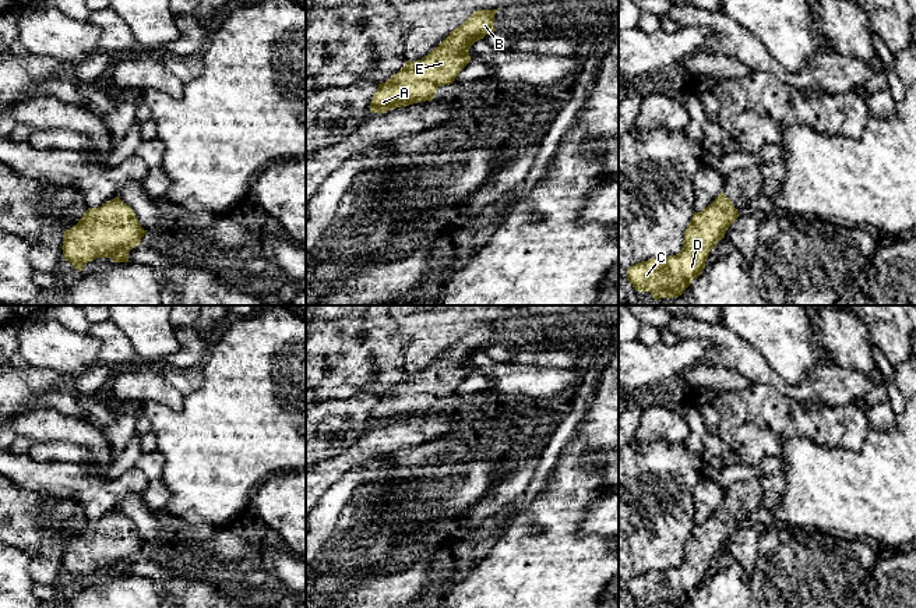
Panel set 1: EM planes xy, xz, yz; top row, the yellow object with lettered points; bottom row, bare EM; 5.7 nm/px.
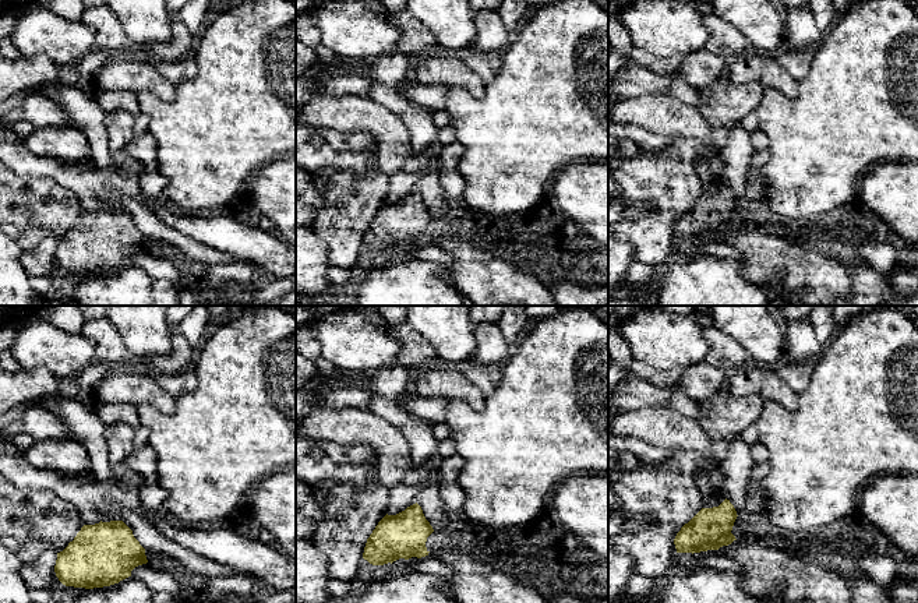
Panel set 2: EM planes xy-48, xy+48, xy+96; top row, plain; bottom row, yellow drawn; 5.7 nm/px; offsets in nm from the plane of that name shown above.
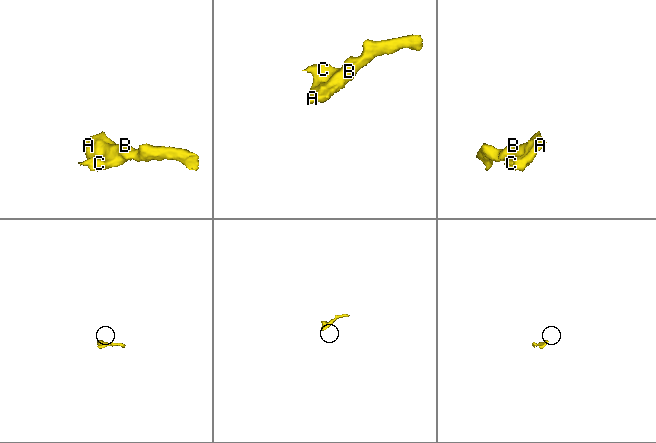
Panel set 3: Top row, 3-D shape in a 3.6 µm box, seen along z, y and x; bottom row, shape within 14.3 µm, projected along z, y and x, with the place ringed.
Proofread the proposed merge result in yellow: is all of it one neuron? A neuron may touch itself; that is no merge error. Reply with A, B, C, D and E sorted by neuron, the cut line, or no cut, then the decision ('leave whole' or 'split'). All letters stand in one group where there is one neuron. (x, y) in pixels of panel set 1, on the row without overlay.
A B C D E; no cut; leave whole

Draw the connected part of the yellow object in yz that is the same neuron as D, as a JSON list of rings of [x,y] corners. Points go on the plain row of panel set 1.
[[[721,505],[711,517],[693,526],[679,566],[651,570],[627,580],[627,593],[640,605],[681,608],[702,586],[711,562],[739,527],[732,513]]]

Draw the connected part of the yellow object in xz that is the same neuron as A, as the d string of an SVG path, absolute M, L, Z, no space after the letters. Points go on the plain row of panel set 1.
M478 322L427 368L405 378L388 393L378 396L370 414L371 425L434 411L436 403L452 396L459 383L471 374L471 358L496 343L497 322Z

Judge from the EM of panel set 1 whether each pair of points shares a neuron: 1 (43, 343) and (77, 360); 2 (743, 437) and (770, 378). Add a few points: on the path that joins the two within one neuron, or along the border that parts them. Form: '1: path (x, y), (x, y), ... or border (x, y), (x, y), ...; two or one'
1: path (52, 345), (69, 353); one
2: border (753, 382), (770, 384), (795, 400); two

